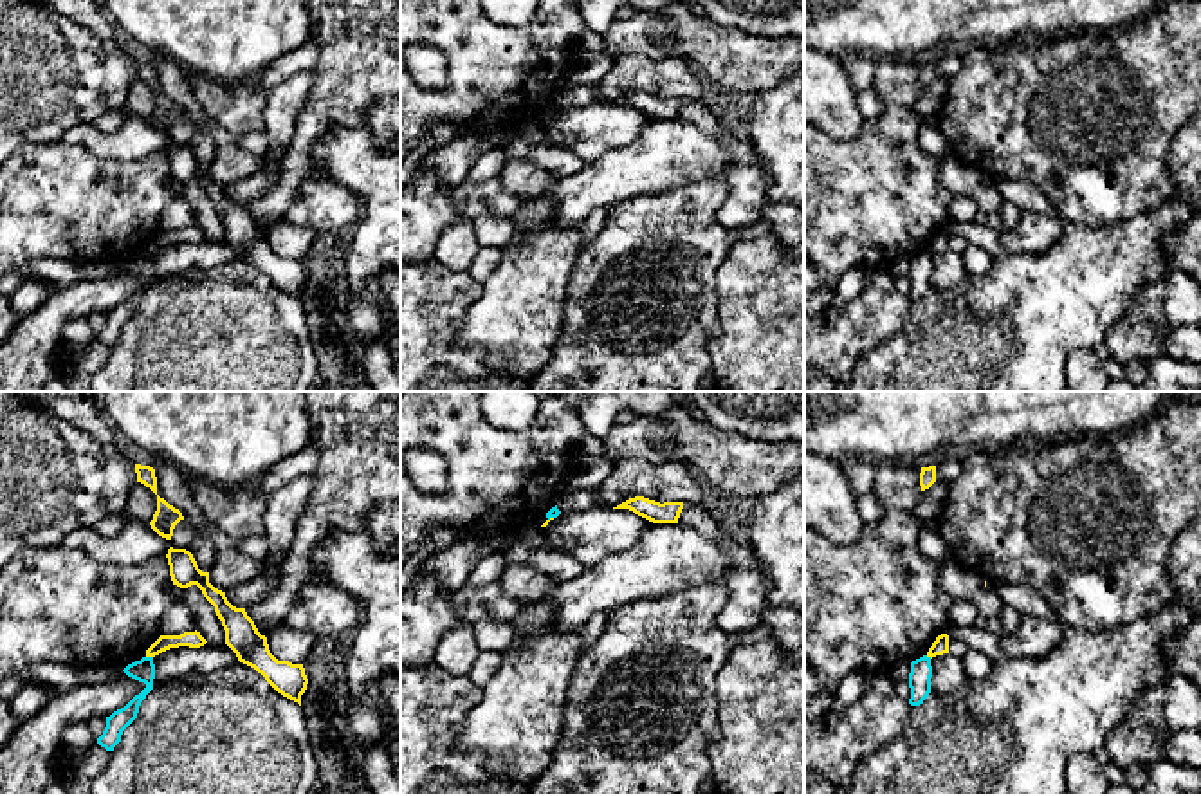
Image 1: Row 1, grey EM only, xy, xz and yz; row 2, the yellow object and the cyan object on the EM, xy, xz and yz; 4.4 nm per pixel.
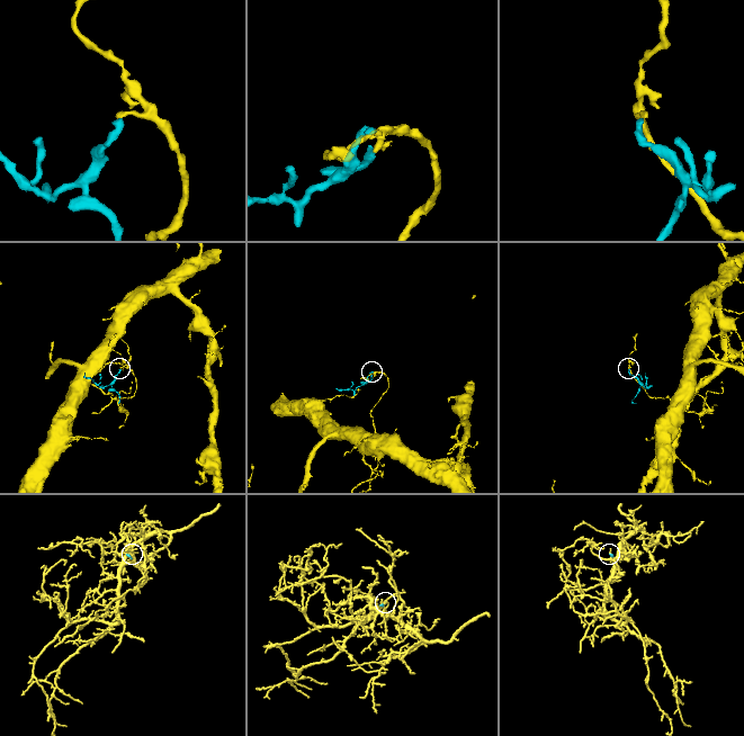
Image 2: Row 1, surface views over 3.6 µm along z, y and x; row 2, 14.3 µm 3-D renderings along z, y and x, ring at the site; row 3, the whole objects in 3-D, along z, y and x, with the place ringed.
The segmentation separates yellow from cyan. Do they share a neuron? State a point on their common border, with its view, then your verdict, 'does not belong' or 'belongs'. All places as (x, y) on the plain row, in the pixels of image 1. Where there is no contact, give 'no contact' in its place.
xy (150, 251) | does not belong

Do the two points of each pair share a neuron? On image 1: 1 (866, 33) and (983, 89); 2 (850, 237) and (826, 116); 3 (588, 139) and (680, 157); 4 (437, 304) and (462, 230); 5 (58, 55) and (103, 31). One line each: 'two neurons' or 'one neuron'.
1: two neurons
2: two neurons
3: two neurons
4: two neurons
5: two neurons

